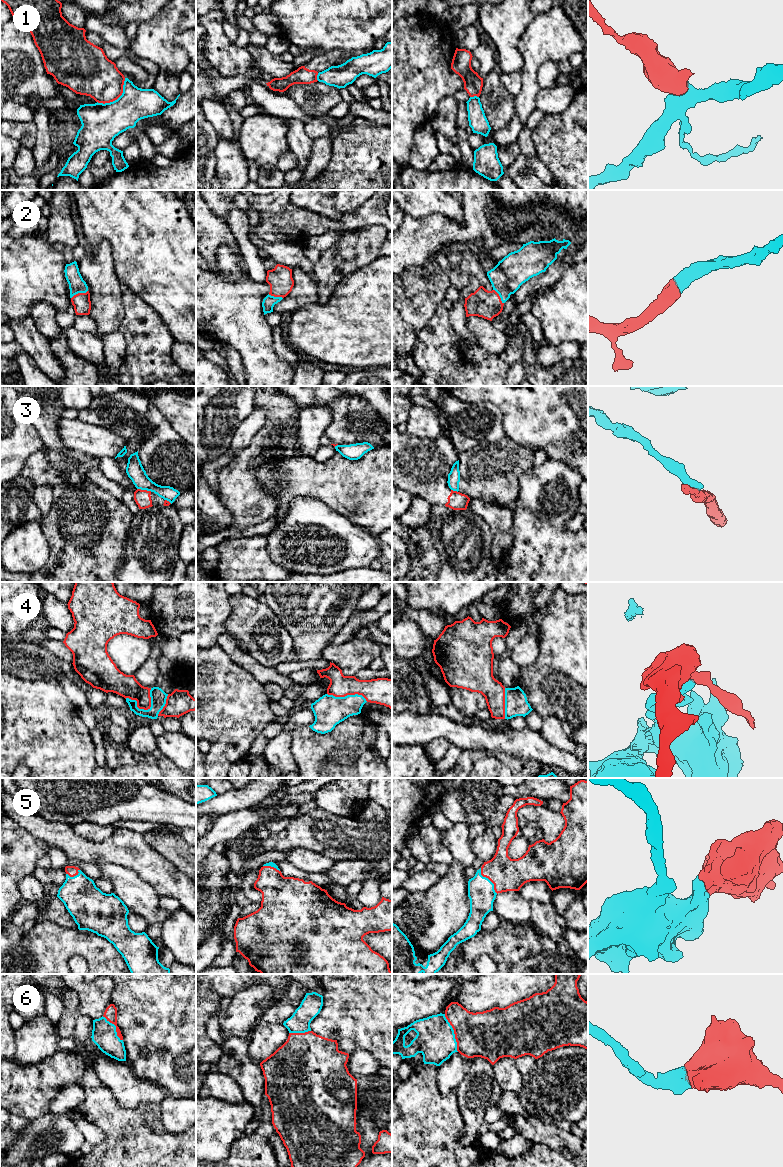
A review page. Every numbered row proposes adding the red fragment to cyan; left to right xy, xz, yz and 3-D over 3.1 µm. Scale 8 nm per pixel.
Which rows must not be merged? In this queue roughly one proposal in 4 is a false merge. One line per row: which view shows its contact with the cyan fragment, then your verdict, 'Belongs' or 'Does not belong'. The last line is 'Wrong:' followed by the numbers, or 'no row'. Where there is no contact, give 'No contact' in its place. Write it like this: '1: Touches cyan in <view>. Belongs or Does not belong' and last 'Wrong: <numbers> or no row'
1: Touches cyan in xy. Does not belong
2: Touches cyan in xy. Belongs
3: Touches cyan in xy. Does not belong
4: Touches cyan in xy. Does not belong
5: Touches cyan in yz. Belongs
6: Touches cyan in yz. Belongs
Wrong: 1, 3, 4

